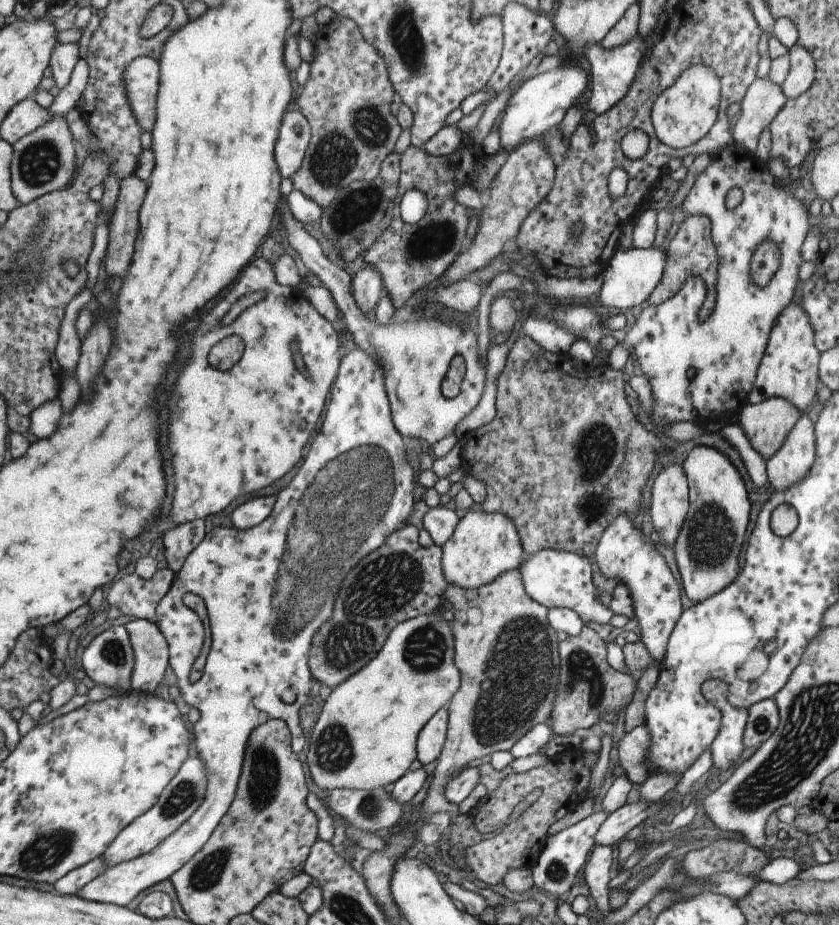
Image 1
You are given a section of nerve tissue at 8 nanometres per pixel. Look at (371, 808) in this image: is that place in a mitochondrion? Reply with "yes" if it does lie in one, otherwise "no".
yes

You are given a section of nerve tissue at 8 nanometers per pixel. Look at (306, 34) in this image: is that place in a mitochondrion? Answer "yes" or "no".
no

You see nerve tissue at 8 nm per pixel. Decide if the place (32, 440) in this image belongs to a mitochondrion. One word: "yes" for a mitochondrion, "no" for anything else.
no

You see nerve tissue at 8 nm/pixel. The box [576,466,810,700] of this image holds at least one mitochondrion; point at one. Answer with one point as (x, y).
(710, 535)

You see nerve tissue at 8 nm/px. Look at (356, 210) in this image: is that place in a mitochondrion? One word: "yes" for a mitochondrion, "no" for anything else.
yes

